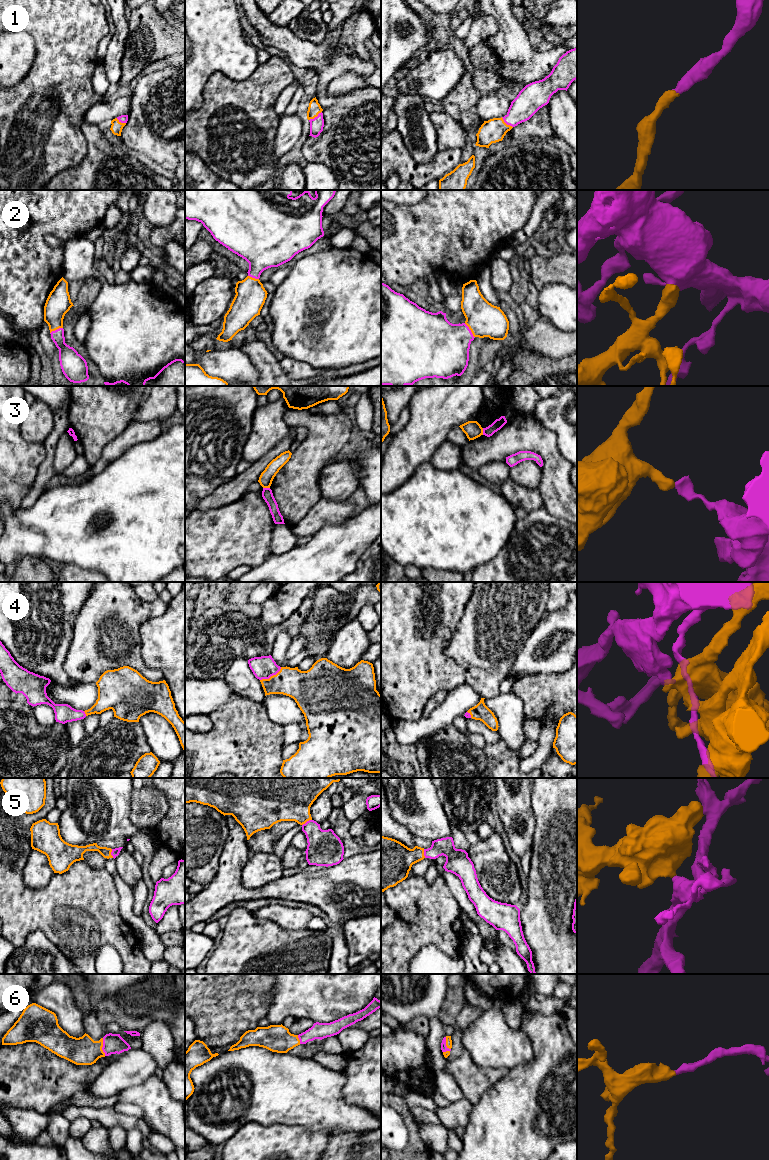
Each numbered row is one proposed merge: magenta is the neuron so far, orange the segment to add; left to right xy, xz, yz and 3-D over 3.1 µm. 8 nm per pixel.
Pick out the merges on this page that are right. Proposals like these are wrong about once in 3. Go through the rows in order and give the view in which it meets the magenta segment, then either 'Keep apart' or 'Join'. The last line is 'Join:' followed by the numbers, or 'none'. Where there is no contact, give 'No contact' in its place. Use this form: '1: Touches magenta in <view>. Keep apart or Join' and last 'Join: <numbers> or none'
1: Touches magenta in xz. Join
2: Touches magenta in yz. Join
3: Touches magenta in xz. Keep apart
4: Touches magenta in xz. Join
5: Touches magenta in xz. Join
6: Touches magenta in yz. Join
Join: 1, 2, 4, 5, 6

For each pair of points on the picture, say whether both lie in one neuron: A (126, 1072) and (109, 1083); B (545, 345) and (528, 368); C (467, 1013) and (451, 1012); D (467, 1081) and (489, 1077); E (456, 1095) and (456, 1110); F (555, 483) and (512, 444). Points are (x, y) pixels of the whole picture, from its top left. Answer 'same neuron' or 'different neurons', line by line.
A: same neuron
B: different neurons
C: different neurons
D: same neuron
E: different neurons
F: same neuron

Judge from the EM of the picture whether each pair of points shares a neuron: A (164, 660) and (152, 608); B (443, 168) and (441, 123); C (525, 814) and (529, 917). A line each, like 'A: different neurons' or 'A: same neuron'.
A: different neurons
B: different neurons
C: different neurons

